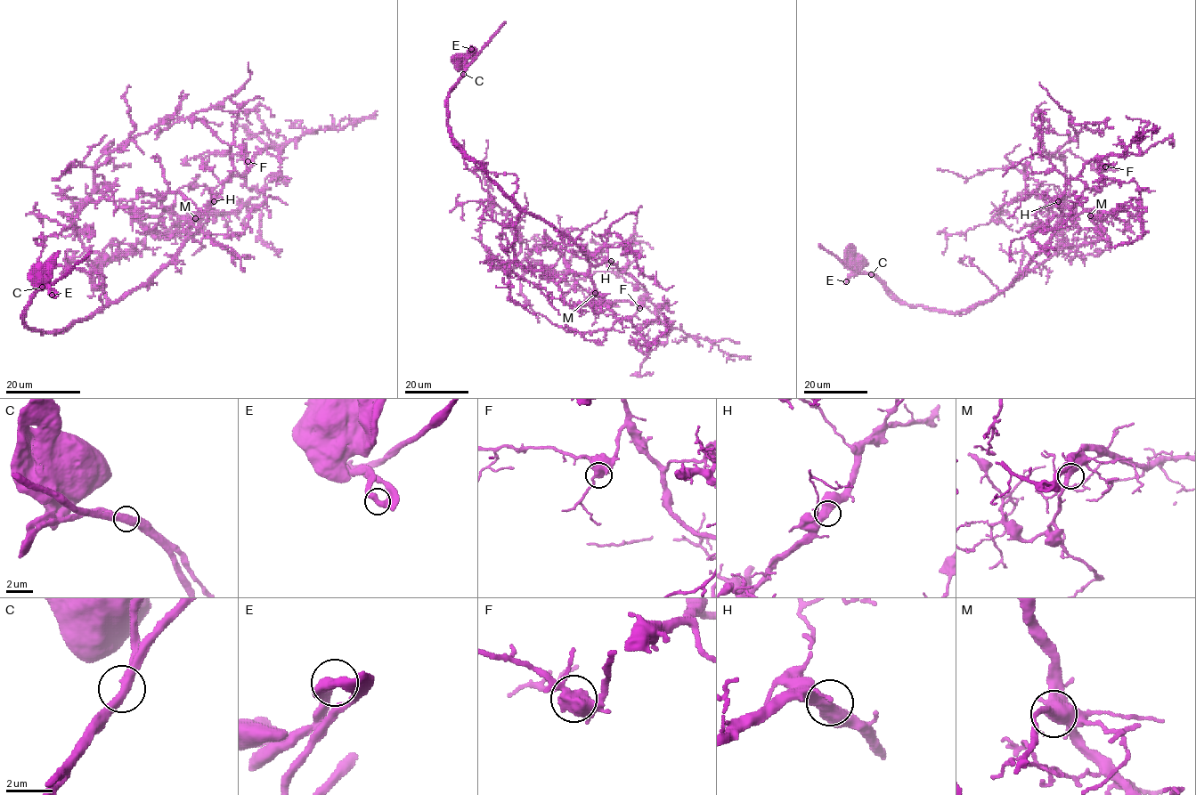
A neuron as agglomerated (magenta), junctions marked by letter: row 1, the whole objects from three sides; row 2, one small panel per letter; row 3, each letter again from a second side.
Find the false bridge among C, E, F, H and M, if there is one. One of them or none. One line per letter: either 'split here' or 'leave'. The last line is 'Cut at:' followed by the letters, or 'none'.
C: leave
E: leave
F: leave
H: leave
M: leave
Cut at: none

